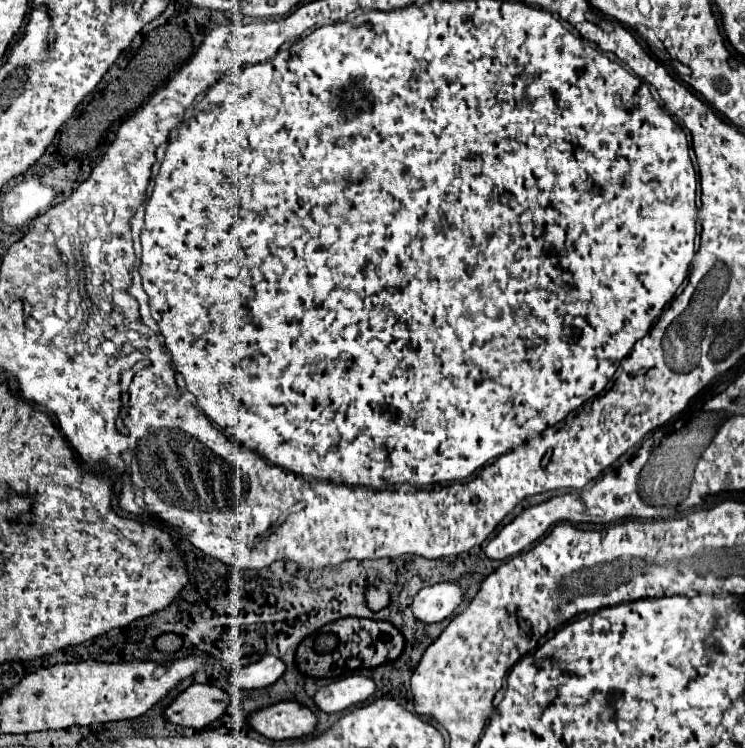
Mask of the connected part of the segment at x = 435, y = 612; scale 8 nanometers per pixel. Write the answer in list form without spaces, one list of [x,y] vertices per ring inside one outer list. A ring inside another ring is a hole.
[[[437,583],[421,589],[413,603],[413,615],[421,623],[439,623],[449,617],[463,599],[463,591],[455,583]]]

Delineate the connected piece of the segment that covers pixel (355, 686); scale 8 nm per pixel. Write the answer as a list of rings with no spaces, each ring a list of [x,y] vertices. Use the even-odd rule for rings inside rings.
[[[349,674],[321,687],[313,701],[325,713],[341,713],[365,699],[375,691],[375,683],[361,674]]]

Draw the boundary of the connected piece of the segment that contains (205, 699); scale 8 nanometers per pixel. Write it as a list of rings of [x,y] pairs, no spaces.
[[[191,685],[165,707],[163,717],[181,727],[203,729],[219,719],[229,709],[229,703],[229,695],[219,687]]]

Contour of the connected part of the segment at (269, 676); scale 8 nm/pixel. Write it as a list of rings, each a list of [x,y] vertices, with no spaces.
[[[265,655],[255,663],[249,663],[231,673],[229,681],[237,689],[263,689],[273,685],[285,671],[285,663],[273,655]]]

